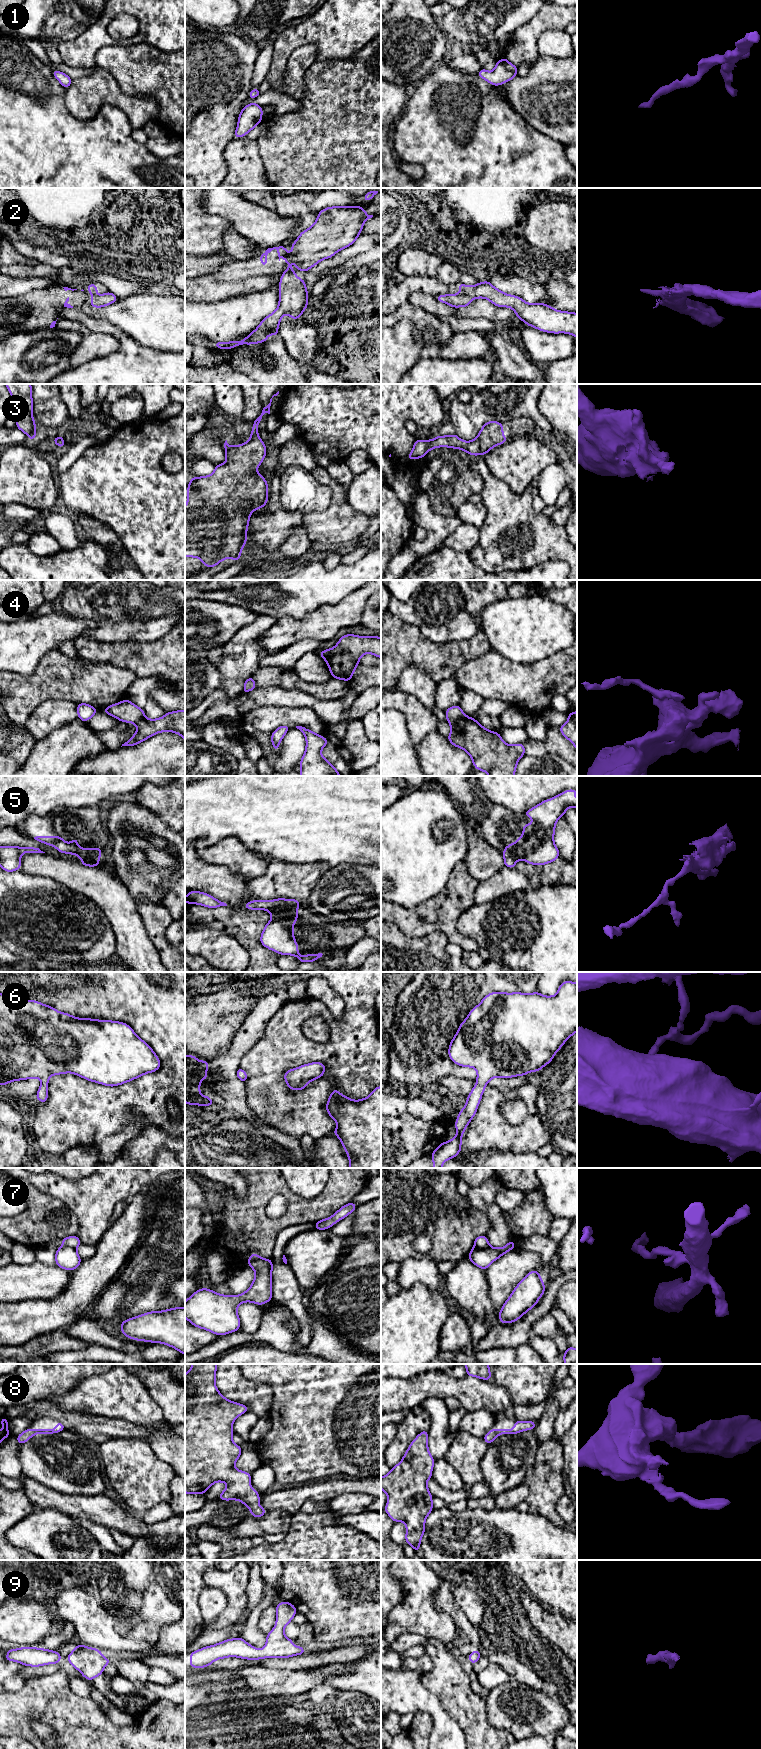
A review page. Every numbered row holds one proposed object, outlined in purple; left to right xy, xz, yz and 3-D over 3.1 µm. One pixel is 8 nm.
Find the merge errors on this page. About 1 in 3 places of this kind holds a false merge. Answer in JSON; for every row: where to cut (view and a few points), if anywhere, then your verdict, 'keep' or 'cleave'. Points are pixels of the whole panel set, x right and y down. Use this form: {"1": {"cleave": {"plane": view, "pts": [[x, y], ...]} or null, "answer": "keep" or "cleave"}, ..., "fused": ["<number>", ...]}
{"1": {"cleave": null, "answer": "keep"}, "2": {"cleave": {"plane": "yz", "pts": [[460, 293], [466, 294], [472, 299]]}, "answer": "cleave"}, "3": {"cleave": null, "answer": "keep"}, "4": {"cleave": {"plane": "yz", "pts": [[465, 716], [449, 722]]}, "answer": "cleave"}, "5": {"cleave": {"plane": "xz", "pts": [[297, 905], [277, 905], [268, 910]]}, "answer": "cleave"}, "6": {"cleave": null, "answer": "keep"}, "7": {"cleave": {"plane": "yz", "pts": [[488, 1245], [474, 1247]]}, "answer": "cleave"}, "8": {"cleave": null, "answer": "keep"}, "9": {"cleave": null, "answer": "keep"}, "fused": ["2", "4", "5", "7"]}

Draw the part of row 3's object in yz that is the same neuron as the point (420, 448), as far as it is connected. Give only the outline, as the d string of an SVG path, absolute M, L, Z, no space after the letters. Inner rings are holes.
M489 421L482 426L478 436L472 441L463 441L456 434L436 436L433 440L417 439L411 453L406 457L406 459L422 459L428 451L437 447L461 449L467 454L471 454L473 456L484 456L493 447L501 445L509 440L502 433L503 429L504 426L502 423Z

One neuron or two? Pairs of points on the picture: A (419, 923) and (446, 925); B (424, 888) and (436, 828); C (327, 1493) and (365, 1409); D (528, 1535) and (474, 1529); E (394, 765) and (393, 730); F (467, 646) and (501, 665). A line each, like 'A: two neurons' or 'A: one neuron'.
A: one neuron
B: one neuron
C: two neurons
D: one neuron
E: one neuron
F: two neurons

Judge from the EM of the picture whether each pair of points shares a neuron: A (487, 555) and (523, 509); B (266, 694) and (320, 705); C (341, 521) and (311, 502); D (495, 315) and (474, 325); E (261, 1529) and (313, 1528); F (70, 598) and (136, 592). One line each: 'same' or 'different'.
A: same
B: same
C: different
D: different
E: different
F: same

